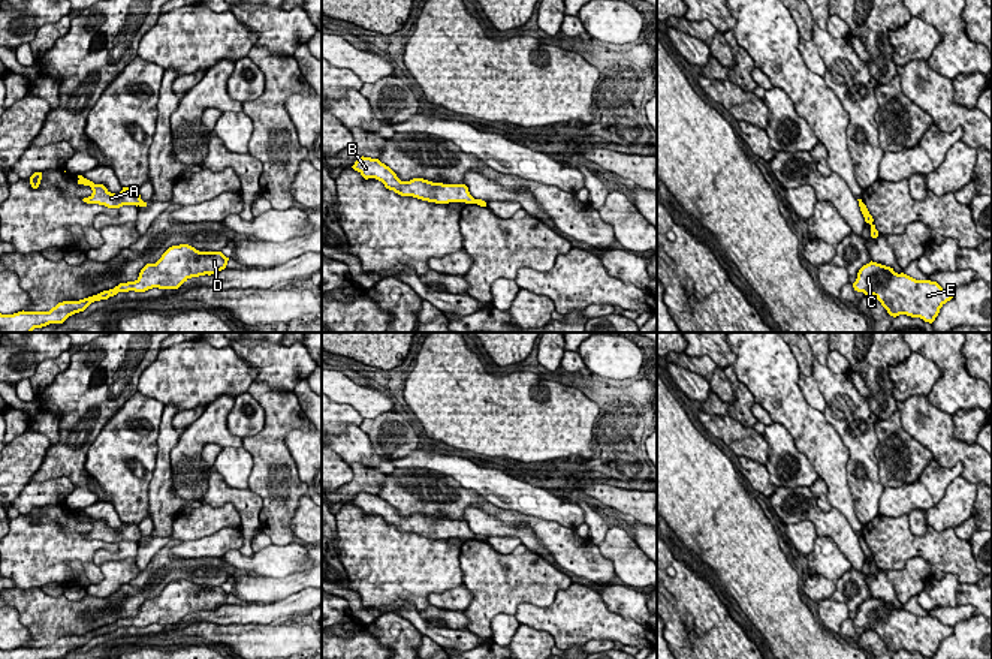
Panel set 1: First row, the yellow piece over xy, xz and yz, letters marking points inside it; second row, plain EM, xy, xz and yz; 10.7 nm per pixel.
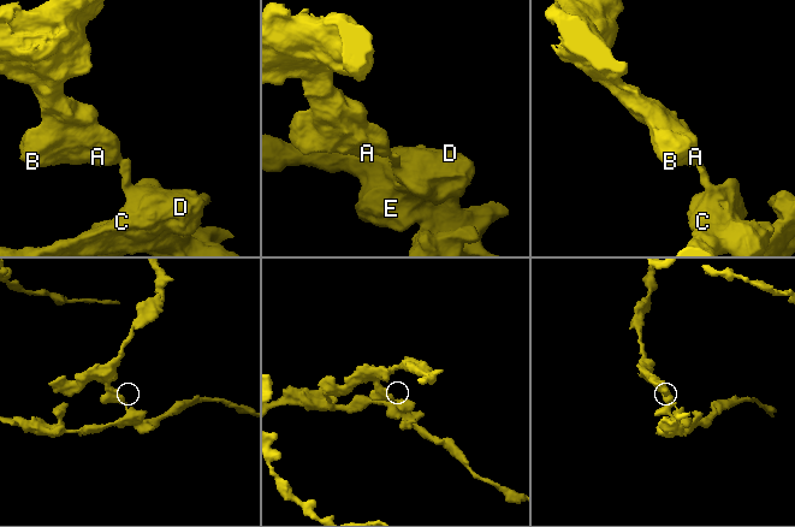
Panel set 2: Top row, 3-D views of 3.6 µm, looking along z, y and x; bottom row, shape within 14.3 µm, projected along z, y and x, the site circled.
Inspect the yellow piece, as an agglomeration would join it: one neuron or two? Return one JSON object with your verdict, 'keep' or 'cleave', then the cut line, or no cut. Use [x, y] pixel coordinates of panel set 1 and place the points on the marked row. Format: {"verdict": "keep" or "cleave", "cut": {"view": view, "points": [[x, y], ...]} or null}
{"verdict": "cleave", "cut": {"view": "xy", "points": [[142, 201], [138, 204]]}}

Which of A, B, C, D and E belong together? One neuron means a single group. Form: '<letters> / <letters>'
A B / C D E

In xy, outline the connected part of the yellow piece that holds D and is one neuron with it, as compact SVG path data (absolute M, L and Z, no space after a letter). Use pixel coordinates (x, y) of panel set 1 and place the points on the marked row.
M189 244L169 247L156 264L147 264L135 282L79 300L63 301L49 312L0 313L0 332L31 332L49 324L63 324L69 316L84 312L91 303L108 300L118 292L145 292L153 288L178 289L192 277L211 276L224 270L229 258L221 252L199 252Z

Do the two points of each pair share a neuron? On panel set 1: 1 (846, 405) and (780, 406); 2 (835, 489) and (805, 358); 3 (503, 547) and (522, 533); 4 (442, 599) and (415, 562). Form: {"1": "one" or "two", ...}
{"1": "two", "2": "two", "3": "two", "4": "two"}

